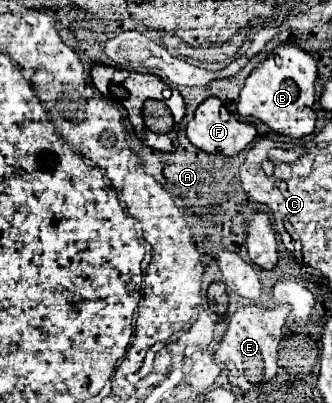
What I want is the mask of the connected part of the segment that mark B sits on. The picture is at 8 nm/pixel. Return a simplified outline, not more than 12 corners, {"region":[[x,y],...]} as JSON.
{"region":[[296,44],[246,78],[238,114],[294,140],[316,128],[316,62]]}

